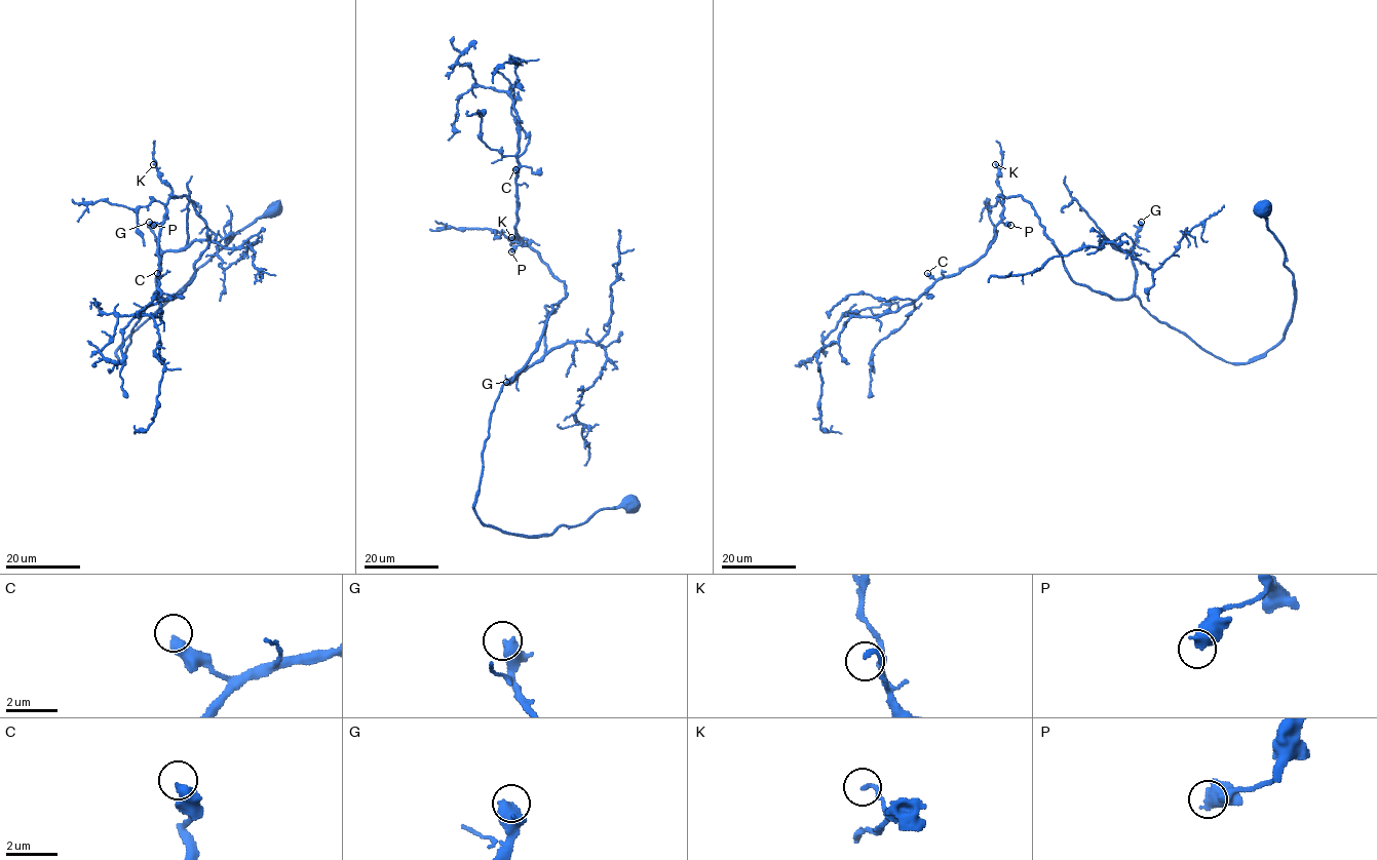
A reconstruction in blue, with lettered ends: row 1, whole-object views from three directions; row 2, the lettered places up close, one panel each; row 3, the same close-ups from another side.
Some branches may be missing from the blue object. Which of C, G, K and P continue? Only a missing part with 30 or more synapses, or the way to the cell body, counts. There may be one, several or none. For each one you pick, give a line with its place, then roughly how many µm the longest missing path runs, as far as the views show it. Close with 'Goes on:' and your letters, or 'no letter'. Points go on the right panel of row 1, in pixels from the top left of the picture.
G: Place: (1141, 222). Missing length about 90 µm
Goes on: G

